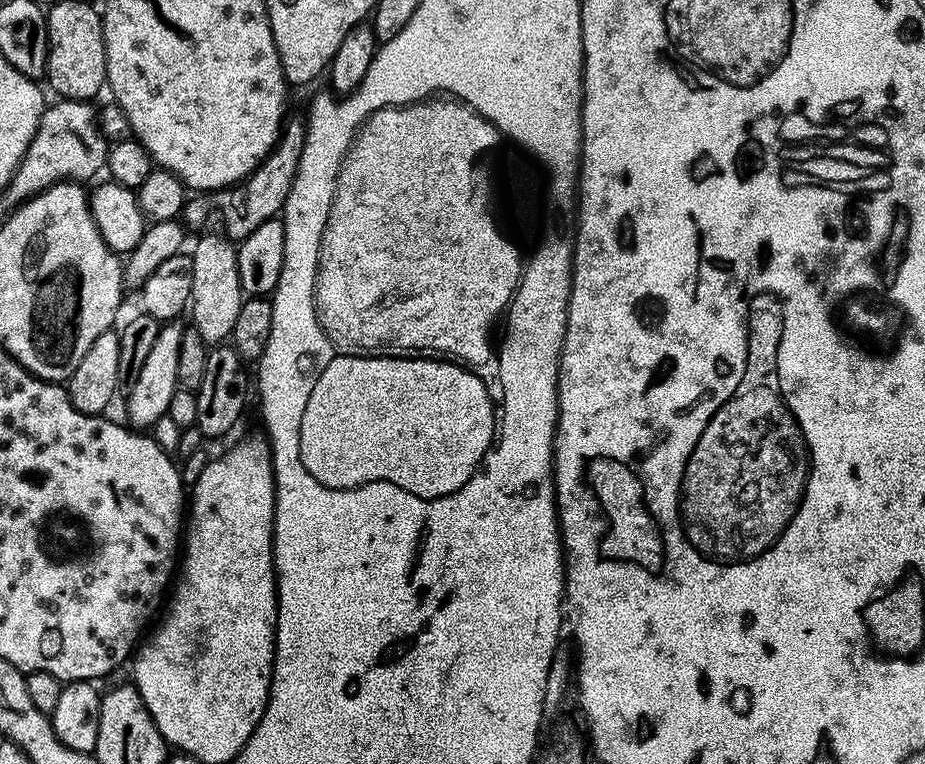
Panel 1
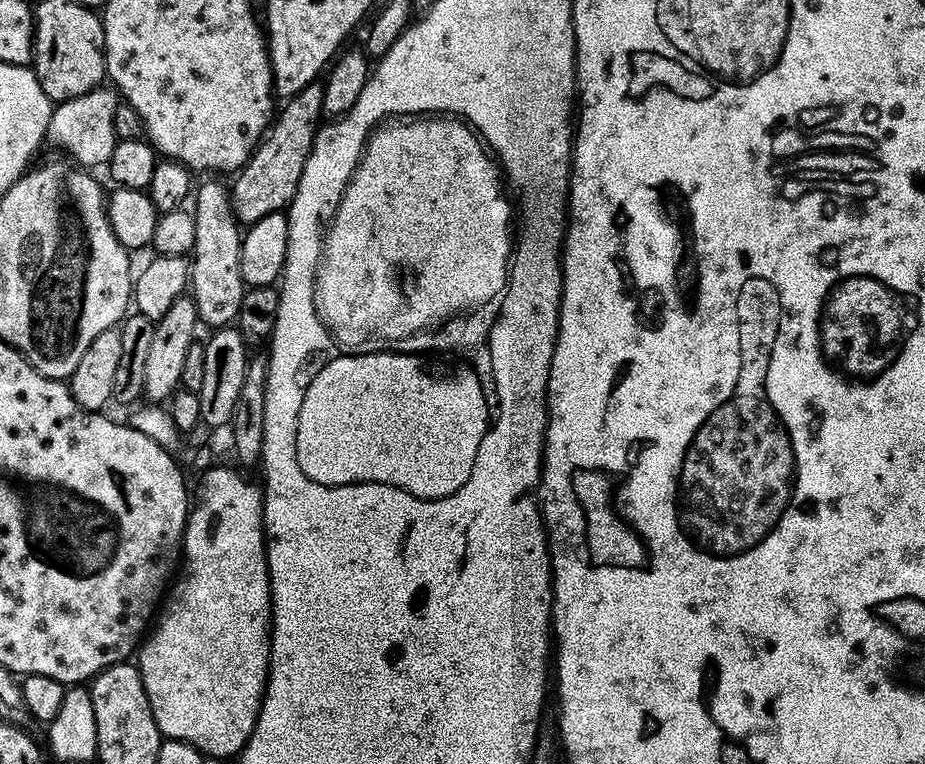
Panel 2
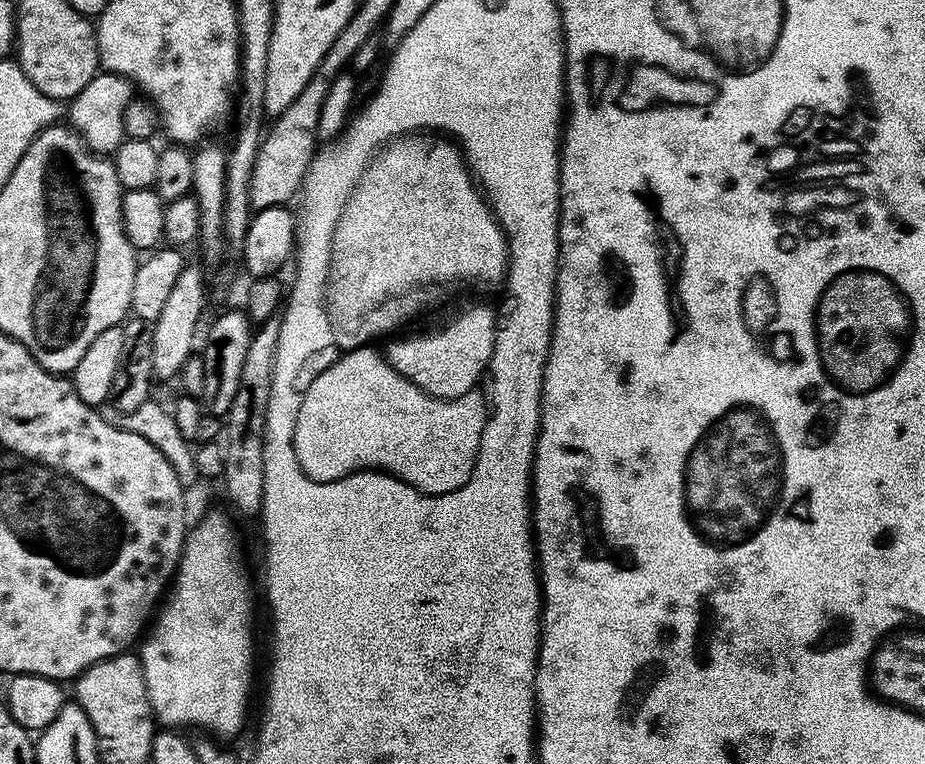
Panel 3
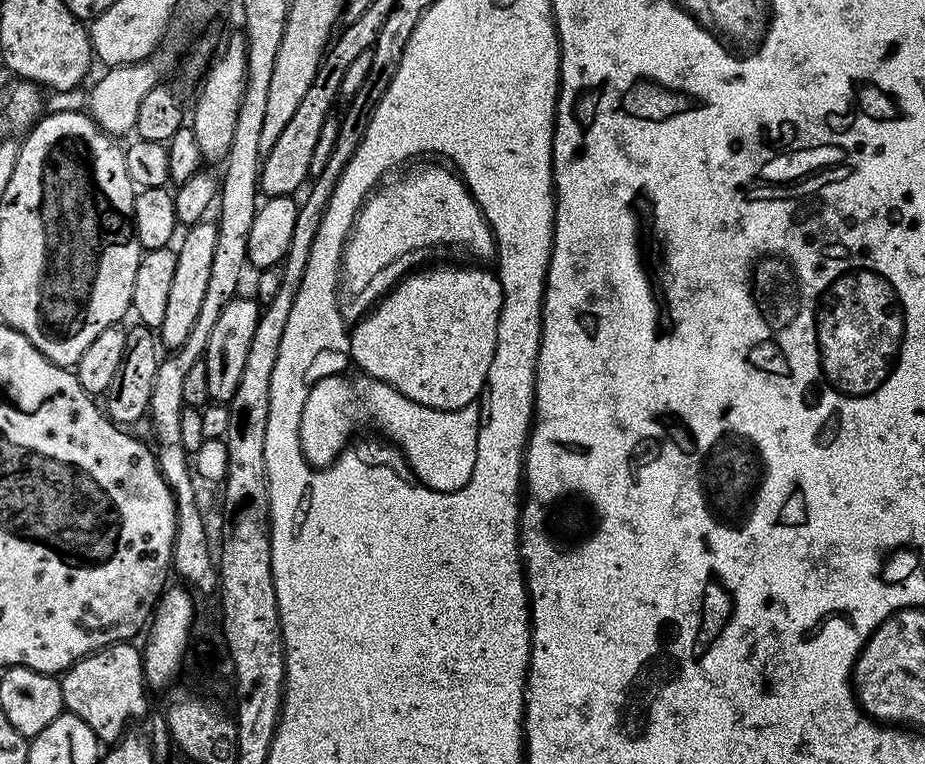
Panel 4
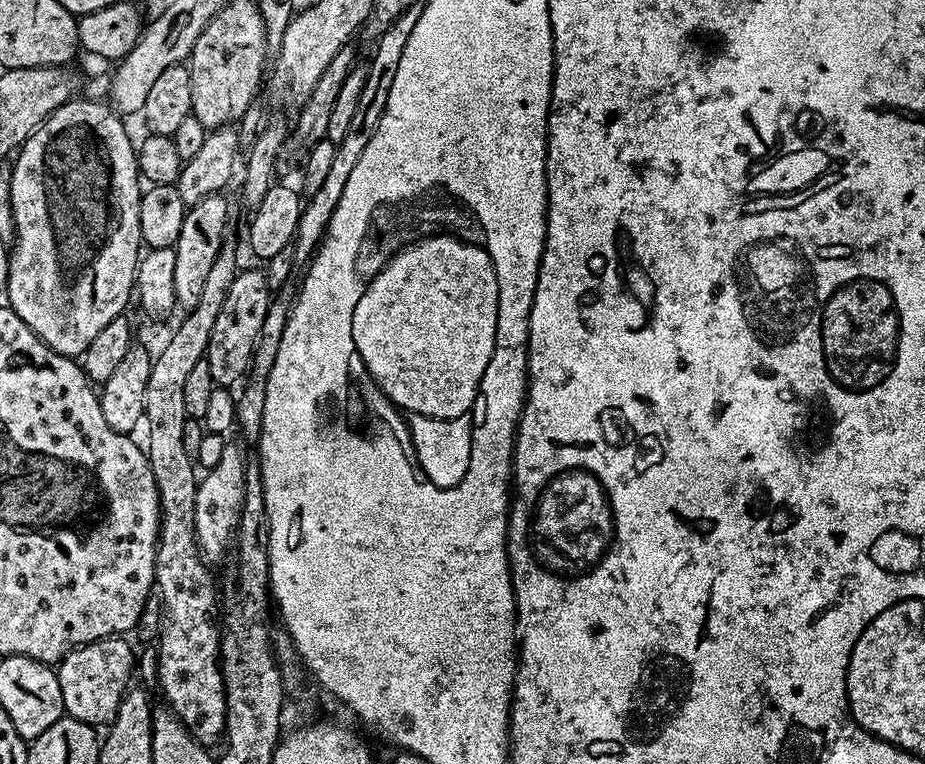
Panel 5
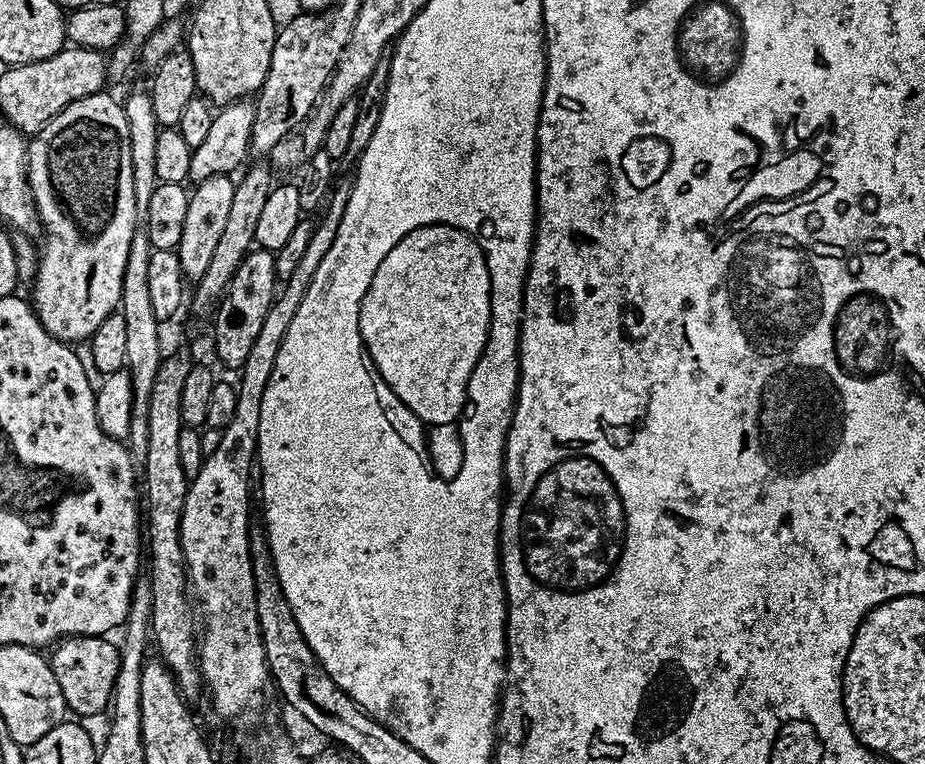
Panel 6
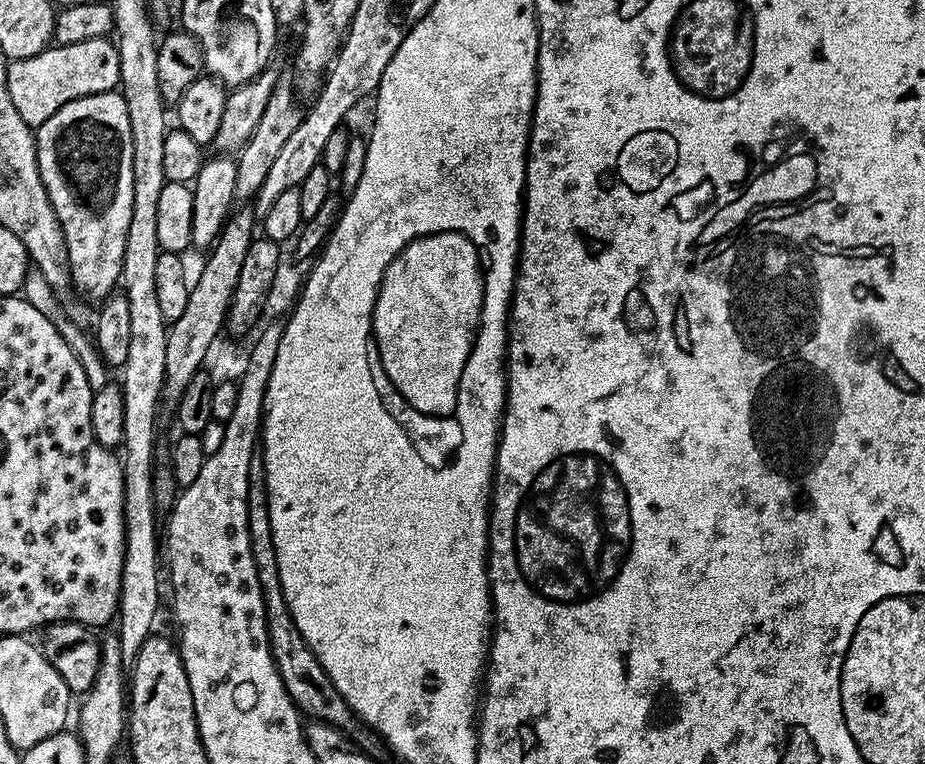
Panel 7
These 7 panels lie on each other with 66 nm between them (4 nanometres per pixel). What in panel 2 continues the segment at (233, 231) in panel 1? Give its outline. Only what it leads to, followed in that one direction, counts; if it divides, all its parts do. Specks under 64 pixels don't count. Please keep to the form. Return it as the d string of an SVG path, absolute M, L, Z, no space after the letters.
M313 82L307 84L301 92L287 97L283 101L284 109L275 113L270 127L264 133L264 139L256 146L256 151L243 168L235 173L236 181L230 184L230 199L232 201L232 213L236 215L241 225L251 226L257 224L266 214L284 212L292 203L294 194L298 190L298 182L302 182L302 169L306 167L306 158L310 158L310 150L314 146L316 133L322 127L324 116L324 86L323 83Z

